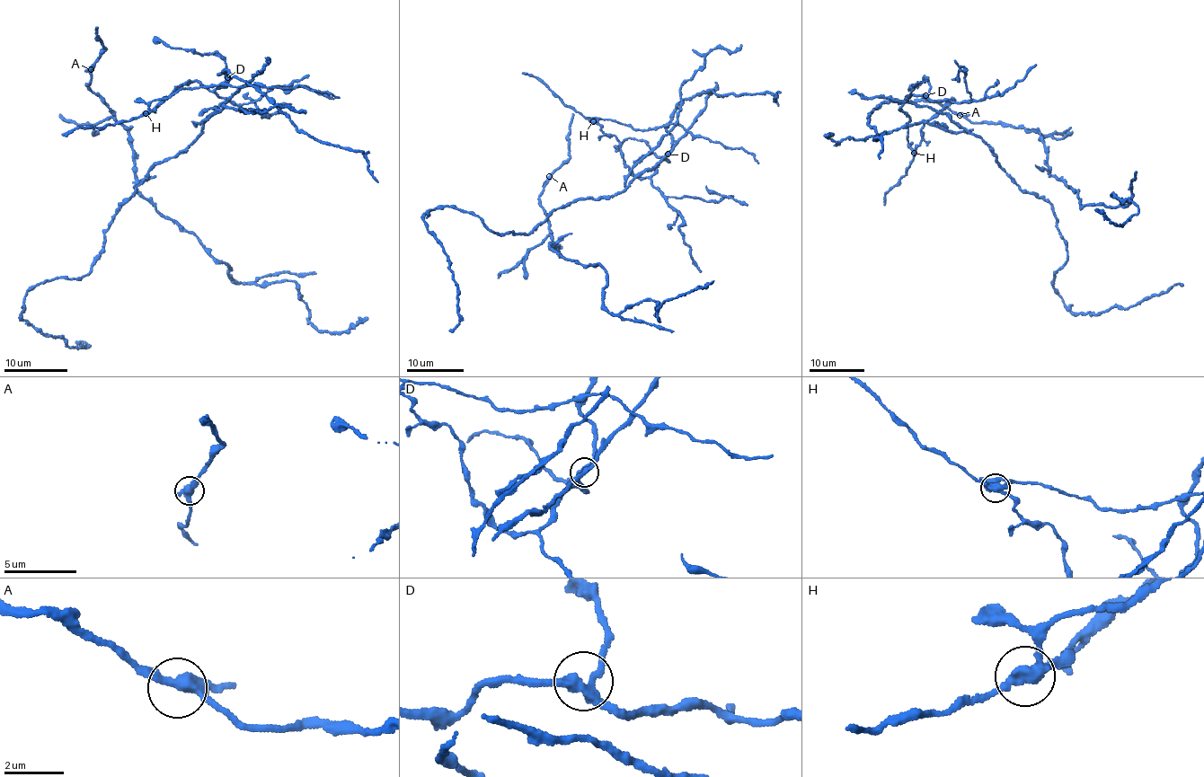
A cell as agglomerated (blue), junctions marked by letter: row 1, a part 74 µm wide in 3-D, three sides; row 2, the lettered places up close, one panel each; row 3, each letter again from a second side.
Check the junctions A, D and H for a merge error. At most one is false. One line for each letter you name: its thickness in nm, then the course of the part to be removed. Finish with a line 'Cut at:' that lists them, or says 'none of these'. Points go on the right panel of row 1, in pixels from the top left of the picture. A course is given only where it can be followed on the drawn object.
H: calibre 320 nm
Cut at: H

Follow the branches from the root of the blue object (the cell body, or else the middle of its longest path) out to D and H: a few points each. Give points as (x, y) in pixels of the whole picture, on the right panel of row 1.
D: (941, 113), (907, 101), (898, 109), (910, 120), (907, 136), (912, 149), (925, 123), (953, 101), (925, 95)
H: (941, 113), (907, 101), (898, 109), (910, 120), (907, 124), (907, 144), (915, 152)

